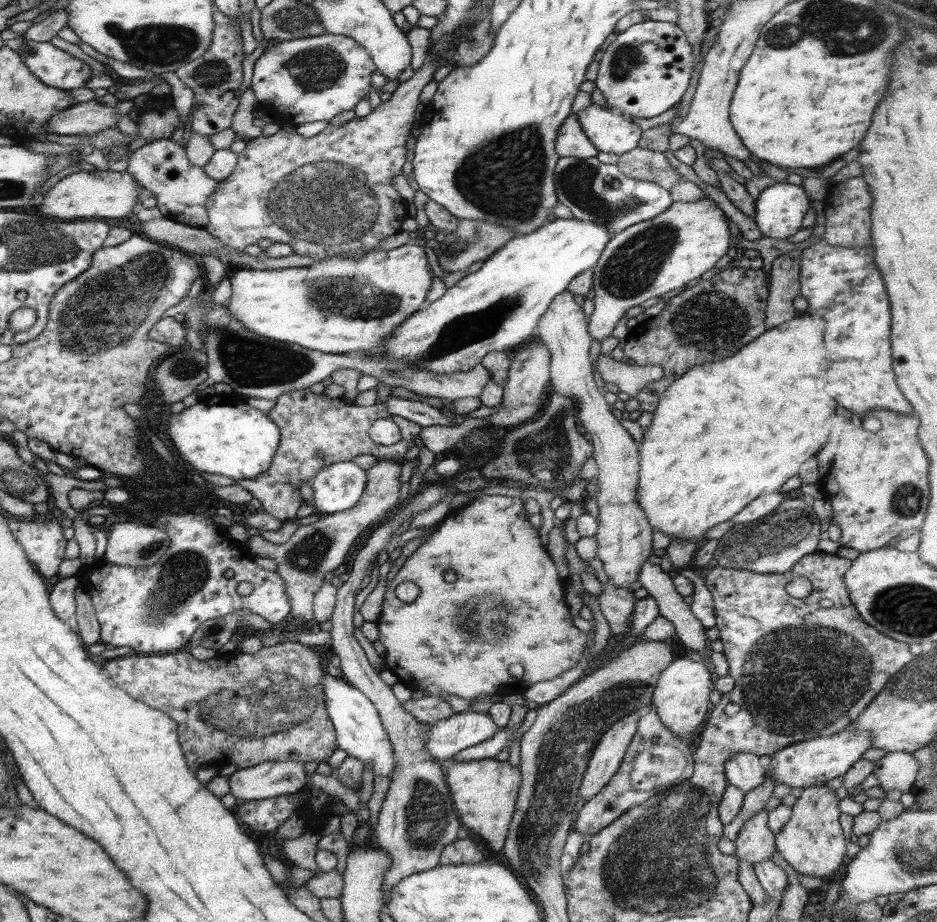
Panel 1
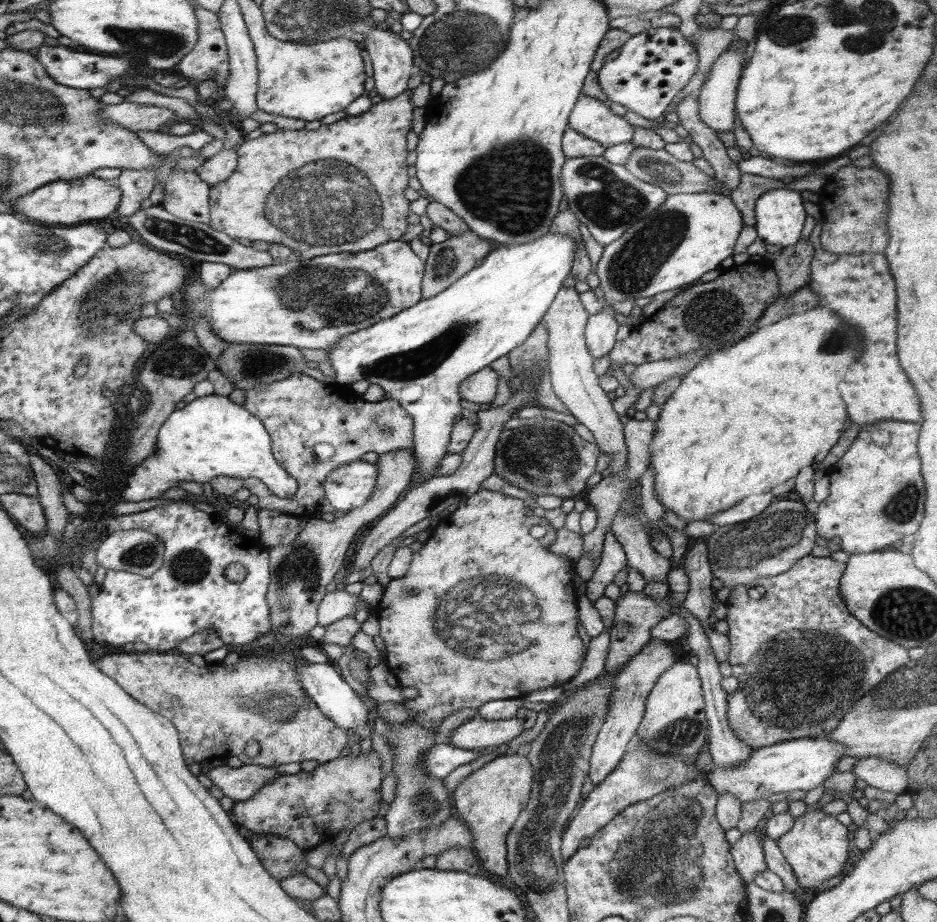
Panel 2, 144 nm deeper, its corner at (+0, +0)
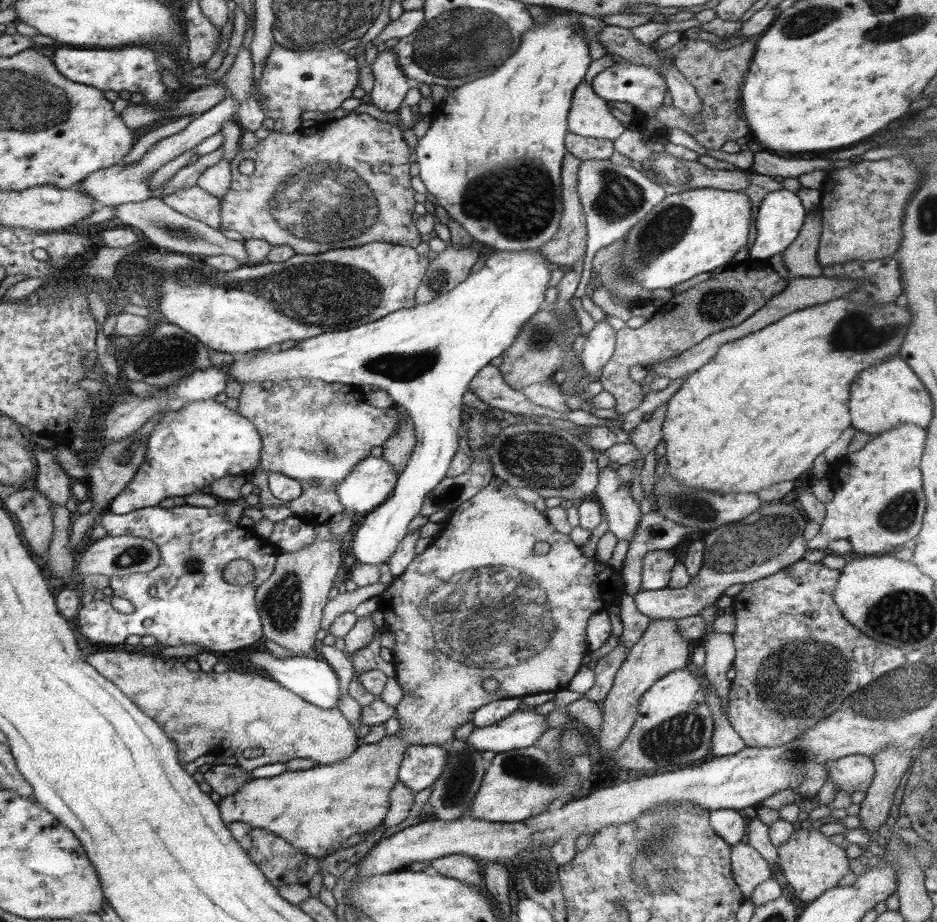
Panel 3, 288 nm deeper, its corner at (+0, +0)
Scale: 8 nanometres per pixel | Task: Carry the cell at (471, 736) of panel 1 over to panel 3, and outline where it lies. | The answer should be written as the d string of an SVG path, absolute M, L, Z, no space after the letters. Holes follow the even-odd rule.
M523 706L497 724L475 726L465 742L469 742L479 752L491 750L495 754L529 748L547 730L545 722L547 716L541 716L533 708Z

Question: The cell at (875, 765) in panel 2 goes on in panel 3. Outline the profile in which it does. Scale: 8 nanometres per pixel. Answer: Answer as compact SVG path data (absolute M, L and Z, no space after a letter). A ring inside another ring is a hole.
M847 756L835 762L827 762L829 782L837 782L841 792L853 794L855 790L867 790L875 776L875 766L871 758Z

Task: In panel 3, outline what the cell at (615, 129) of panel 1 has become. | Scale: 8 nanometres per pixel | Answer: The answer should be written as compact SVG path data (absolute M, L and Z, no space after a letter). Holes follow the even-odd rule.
M581 82L571 98L571 110L567 114L567 132L583 138L599 138L615 142L625 134L625 126L609 114L609 102L599 98L591 86Z

